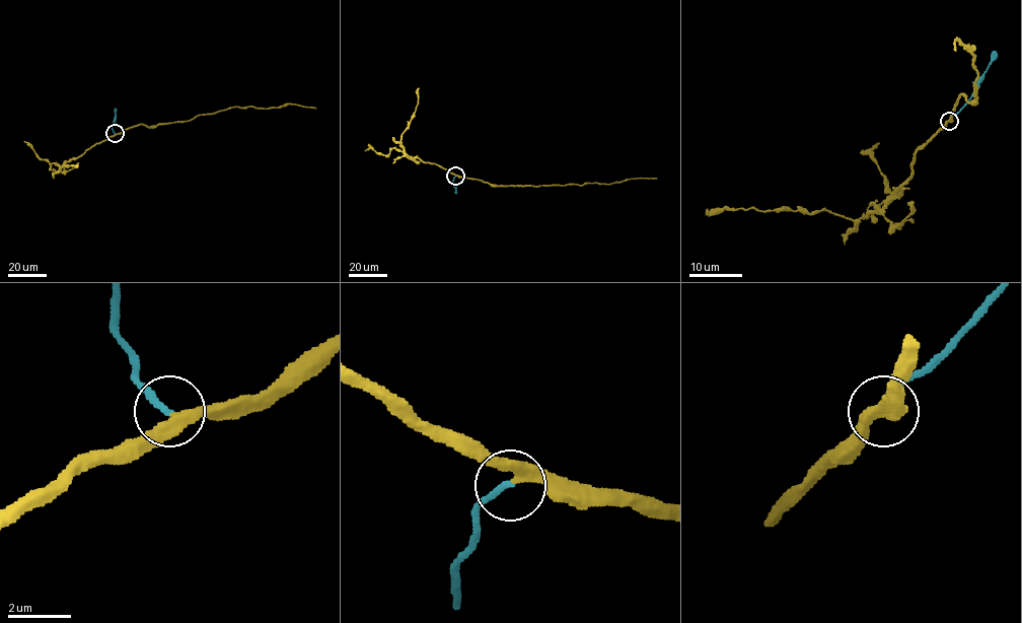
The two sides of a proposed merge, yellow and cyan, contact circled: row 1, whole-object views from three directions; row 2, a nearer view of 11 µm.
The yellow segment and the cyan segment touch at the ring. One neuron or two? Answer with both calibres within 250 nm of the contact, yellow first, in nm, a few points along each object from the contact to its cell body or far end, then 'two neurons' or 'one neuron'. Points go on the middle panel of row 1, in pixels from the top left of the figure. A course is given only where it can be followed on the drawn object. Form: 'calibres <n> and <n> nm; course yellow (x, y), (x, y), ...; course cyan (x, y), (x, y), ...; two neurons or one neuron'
calibres 360 and 220 nm; course yellow (456, 176), (498, 186), (582, 185), (656, 179); course cyan (456, 176), (452, 184), (457, 193); one neuron

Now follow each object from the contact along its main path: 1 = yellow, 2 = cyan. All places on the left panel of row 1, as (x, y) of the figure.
1: (116, 134), (141, 124), (148, 126), (186, 122), (200, 115), (233, 107), (271, 109), (288, 104), (315, 109)
2: (116, 134), (112, 125), (117, 109)

